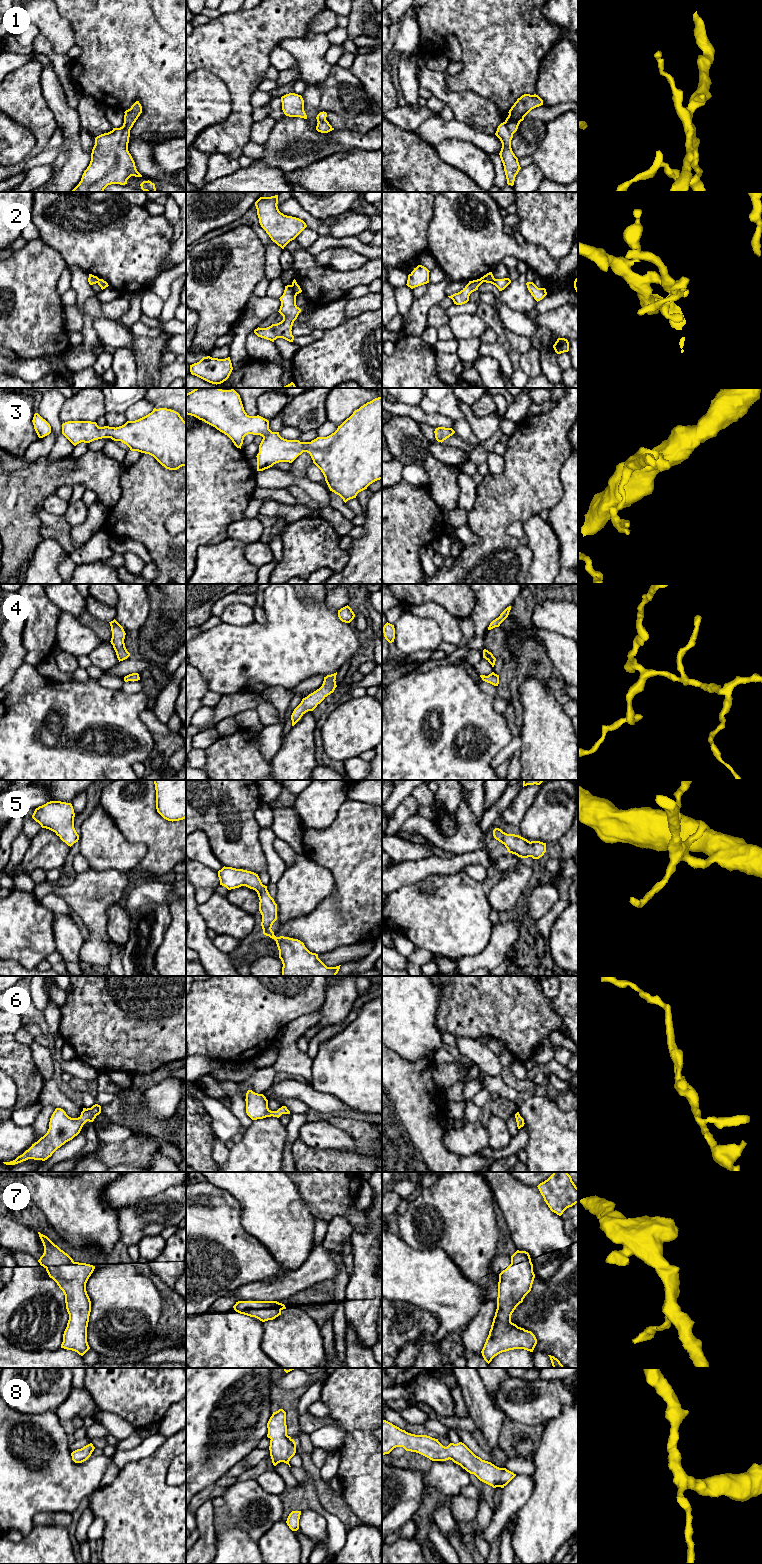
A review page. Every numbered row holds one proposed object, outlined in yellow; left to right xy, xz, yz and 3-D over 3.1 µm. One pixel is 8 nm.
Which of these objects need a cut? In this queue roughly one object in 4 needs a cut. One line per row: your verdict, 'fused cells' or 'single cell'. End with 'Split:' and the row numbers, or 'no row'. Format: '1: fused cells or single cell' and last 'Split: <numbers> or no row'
1: single cell
2: fused cells
3: single cell
4: single cell
5: single cell
6: single cell
7: single cell
8: single cell
Split: 2

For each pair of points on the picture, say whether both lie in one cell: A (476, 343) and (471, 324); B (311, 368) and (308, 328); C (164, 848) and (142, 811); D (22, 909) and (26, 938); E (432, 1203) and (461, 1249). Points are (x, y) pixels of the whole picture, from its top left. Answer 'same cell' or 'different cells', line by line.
A: different cells
B: different cells
C: same cell
D: same cell
E: same cell

